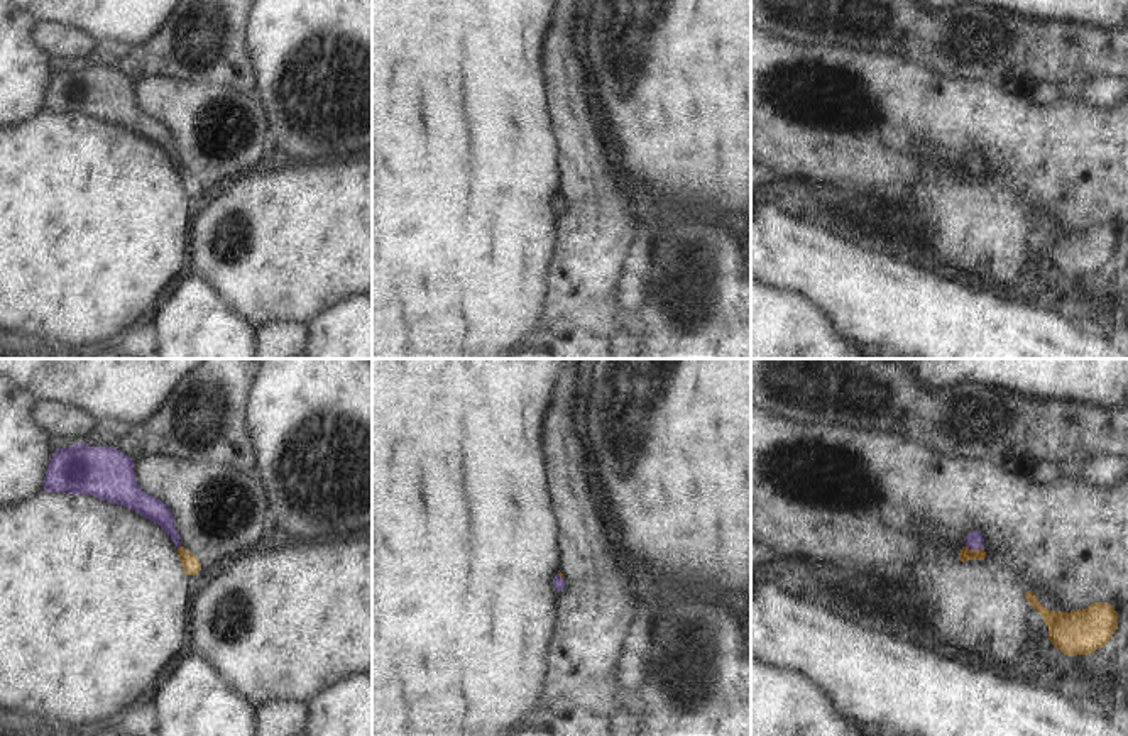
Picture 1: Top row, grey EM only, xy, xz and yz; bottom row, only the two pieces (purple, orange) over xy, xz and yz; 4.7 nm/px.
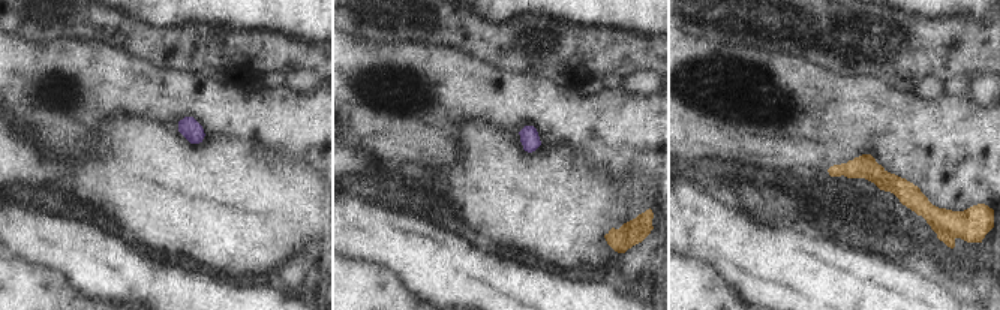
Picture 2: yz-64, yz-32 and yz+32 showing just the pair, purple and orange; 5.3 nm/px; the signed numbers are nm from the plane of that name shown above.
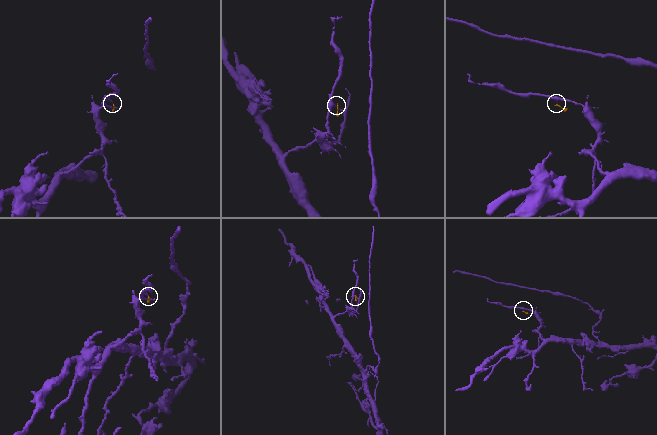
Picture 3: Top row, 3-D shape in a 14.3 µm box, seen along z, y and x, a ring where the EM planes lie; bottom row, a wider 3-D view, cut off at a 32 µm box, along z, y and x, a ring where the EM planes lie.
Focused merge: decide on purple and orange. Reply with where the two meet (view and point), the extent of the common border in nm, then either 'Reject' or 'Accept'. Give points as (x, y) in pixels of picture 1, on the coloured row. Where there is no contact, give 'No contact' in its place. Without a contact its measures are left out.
Touches purple at yz (974, 549). Shared border 90 nm. Accept

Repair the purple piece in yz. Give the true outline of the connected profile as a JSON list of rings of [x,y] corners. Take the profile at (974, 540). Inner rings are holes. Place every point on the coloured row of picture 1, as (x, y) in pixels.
[[[974,530],[967,536],[967,541],[959,553],[959,560],[967,562],[967,560],[984,560],[984,558],[986,558],[984,538],[977,530]]]

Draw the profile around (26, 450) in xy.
[[[0,376],[0,508],[44,487],[57,443],[34,421],[36,403],[24,387]]]

